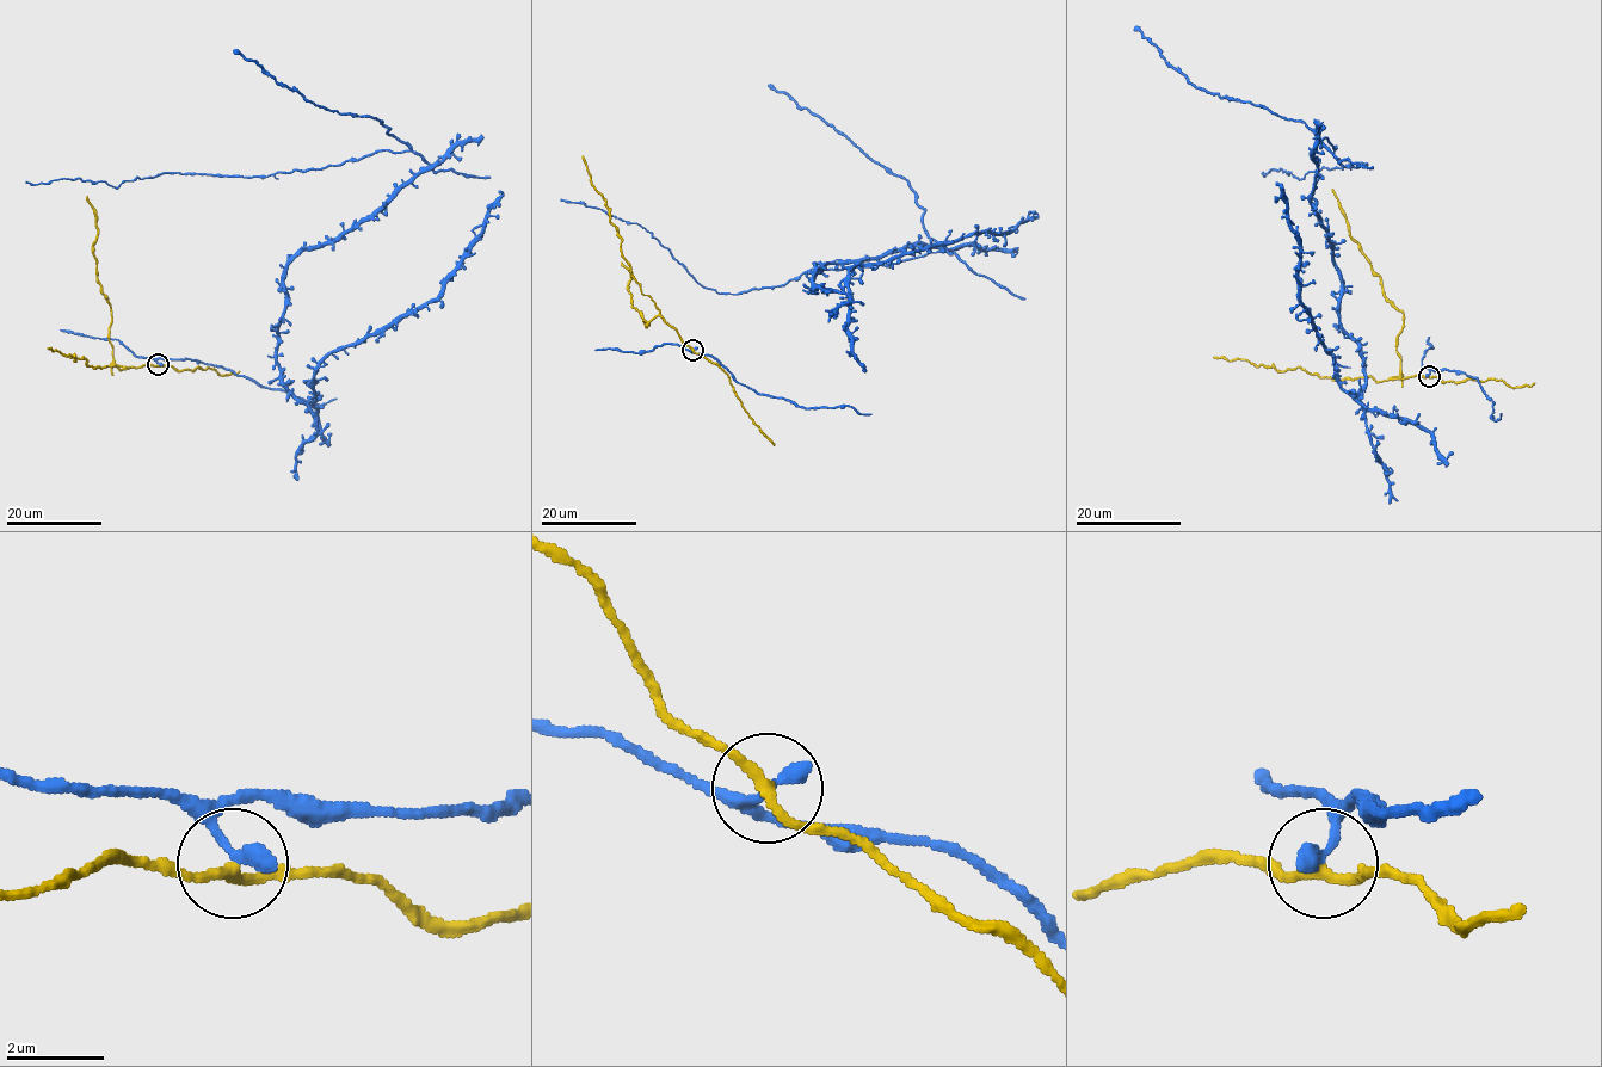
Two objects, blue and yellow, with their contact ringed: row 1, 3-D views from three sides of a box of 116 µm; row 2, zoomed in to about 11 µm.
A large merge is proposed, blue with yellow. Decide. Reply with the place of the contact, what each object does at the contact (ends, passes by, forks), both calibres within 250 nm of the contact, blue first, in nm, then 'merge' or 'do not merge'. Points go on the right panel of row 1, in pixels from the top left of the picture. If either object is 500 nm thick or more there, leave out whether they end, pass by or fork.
(1429, 376) | blue ends | yellow passes by | 360/220 nm | do not merge

